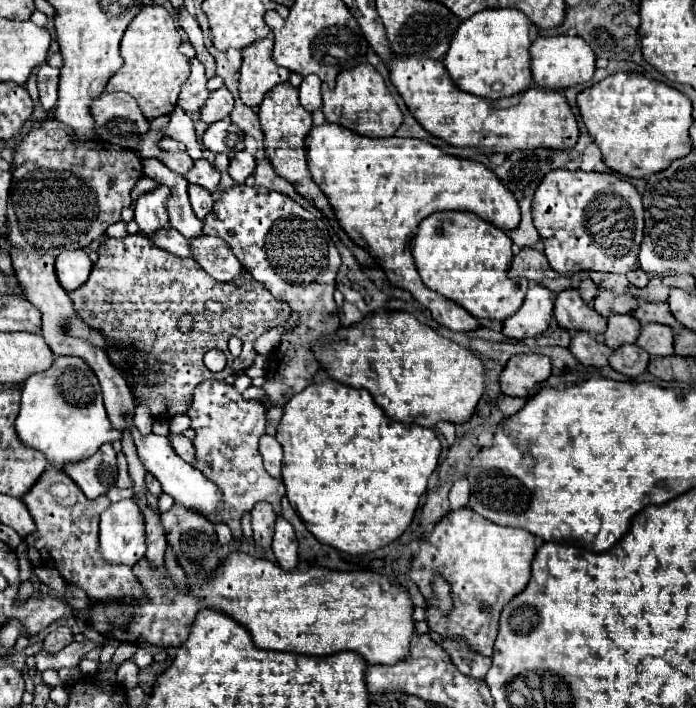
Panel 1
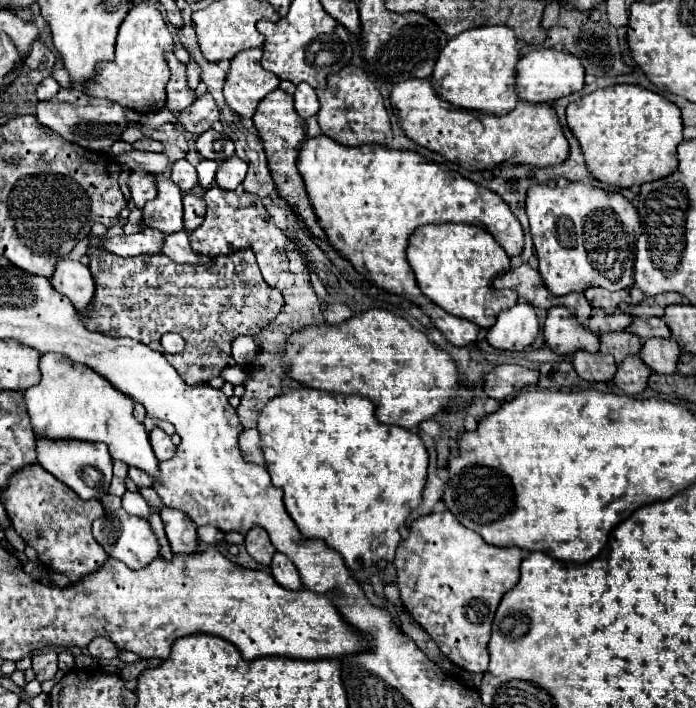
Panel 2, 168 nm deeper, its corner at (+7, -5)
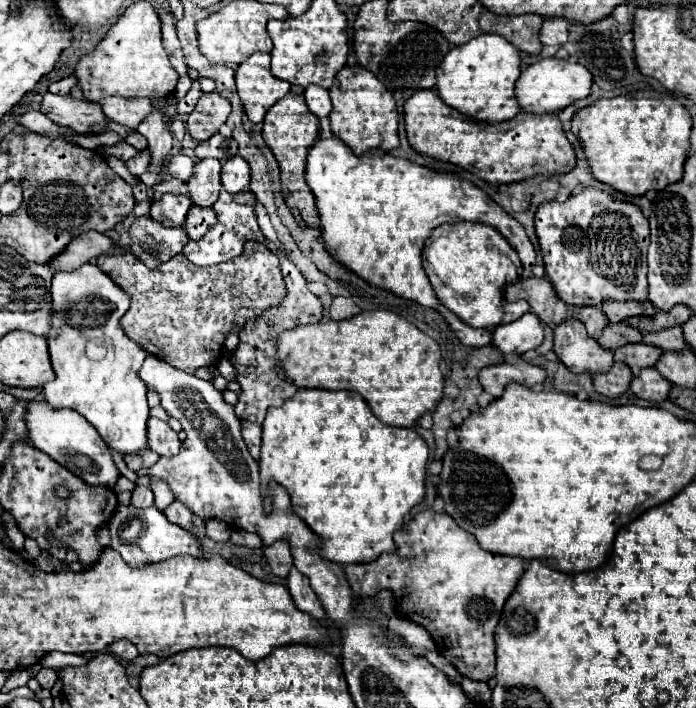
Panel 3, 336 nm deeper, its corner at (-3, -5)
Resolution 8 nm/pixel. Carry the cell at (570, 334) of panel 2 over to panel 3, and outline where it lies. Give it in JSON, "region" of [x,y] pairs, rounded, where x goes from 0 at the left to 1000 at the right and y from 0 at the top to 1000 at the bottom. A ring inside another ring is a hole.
{"region":[[[815,452],[797,463],[795,494],[823,528],[864,528],[881,517],[881,500],[861,492],[861,486],[843,475],[843,466],[829,452]]]}

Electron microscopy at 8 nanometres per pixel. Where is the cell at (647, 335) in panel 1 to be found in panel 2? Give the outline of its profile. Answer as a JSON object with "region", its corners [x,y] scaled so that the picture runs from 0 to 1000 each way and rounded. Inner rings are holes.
{"region":[[[930,477],[924,492],[918,494],[918,506],[938,523],[950,528],[961,528],[973,523],[976,508],[976,486],[967,477]]]}

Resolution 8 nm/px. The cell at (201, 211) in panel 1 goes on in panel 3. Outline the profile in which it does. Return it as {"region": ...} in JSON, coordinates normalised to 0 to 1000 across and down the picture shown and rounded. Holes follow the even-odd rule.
{"region":[[[277,291],[272,299],[269,299],[269,311],[263,316],[263,325],[269,328],[272,339],[286,339],[295,333],[295,328],[309,319],[309,299],[306,294],[286,294],[286,291]]]}

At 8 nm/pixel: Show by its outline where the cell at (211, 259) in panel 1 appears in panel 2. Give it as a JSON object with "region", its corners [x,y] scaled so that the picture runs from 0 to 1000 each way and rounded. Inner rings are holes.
{"region":[[[266,325],[243,331],[237,336],[234,359],[243,362],[246,367],[251,367],[254,373],[272,373],[272,376],[300,376],[300,373],[306,373],[303,362],[292,362],[292,359],[283,359],[283,356],[274,353],[272,333],[269,333]]]}

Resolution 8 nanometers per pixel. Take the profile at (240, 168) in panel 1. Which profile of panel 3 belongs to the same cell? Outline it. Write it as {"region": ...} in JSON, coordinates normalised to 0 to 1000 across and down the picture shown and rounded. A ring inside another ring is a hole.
{"region":[[[335,220],[332,226],[326,226],[318,237],[318,260],[326,271],[341,274],[358,266],[358,232],[346,223],[346,220]]]}

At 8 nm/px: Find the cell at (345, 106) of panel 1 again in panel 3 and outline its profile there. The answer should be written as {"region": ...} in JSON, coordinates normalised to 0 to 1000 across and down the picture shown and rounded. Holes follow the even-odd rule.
{"region":[[[496,93],[493,99],[487,99],[484,119],[473,130],[476,130],[476,141],[478,141],[478,158],[473,161],[476,184],[513,220],[519,220],[536,209],[562,215],[565,209],[573,206],[570,150],[568,150],[562,130],[556,130],[556,124],[550,124],[550,119],[539,110],[539,105],[527,102],[519,93],[507,93],[507,96]]]}

